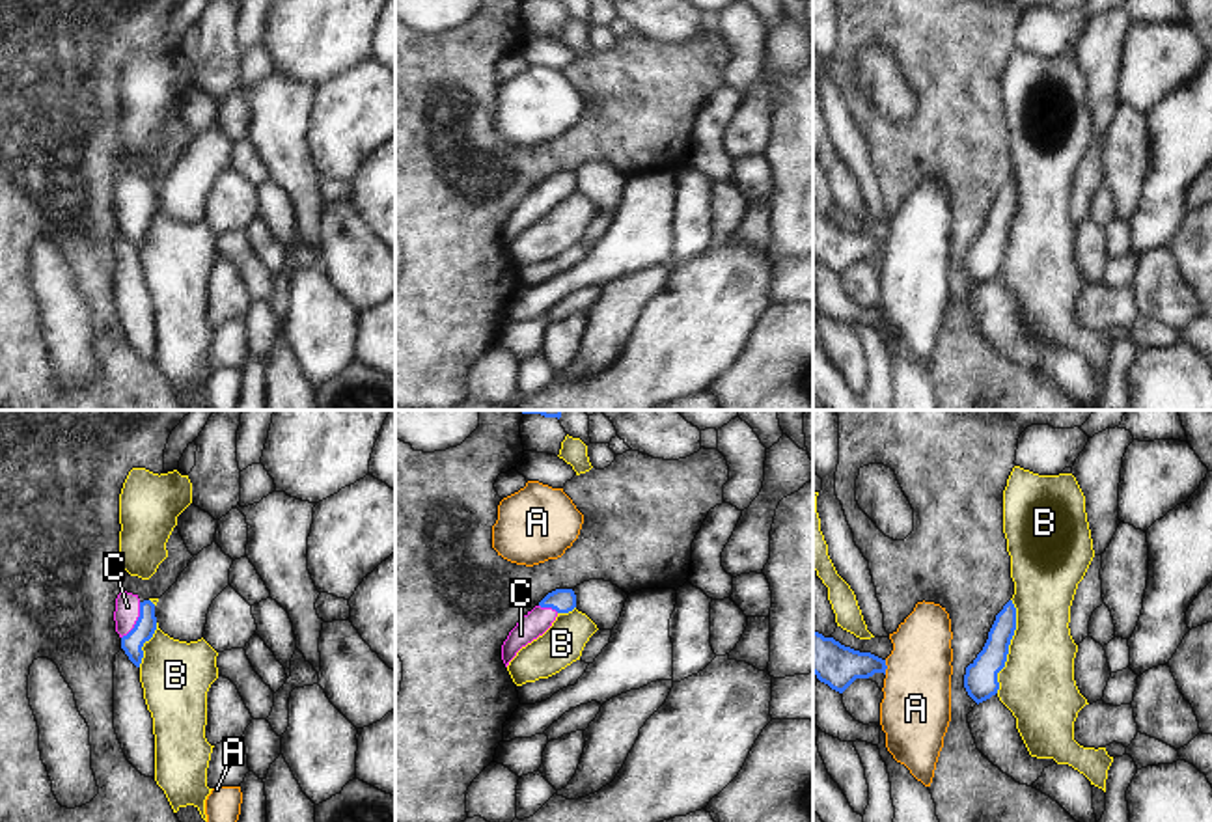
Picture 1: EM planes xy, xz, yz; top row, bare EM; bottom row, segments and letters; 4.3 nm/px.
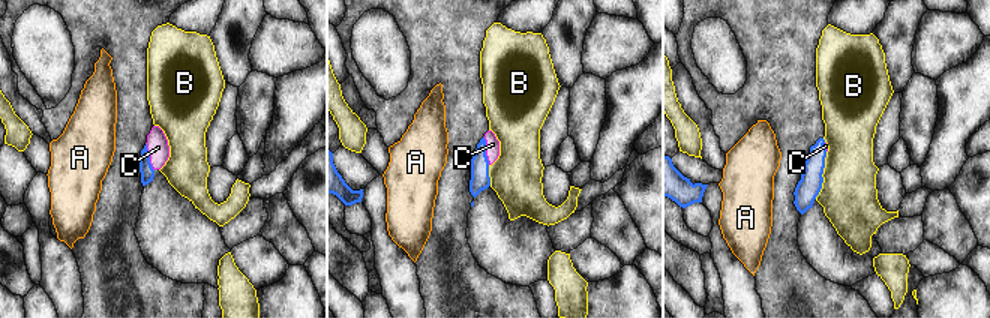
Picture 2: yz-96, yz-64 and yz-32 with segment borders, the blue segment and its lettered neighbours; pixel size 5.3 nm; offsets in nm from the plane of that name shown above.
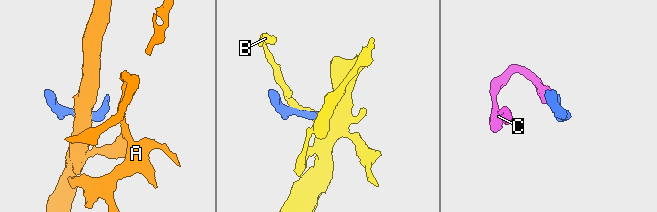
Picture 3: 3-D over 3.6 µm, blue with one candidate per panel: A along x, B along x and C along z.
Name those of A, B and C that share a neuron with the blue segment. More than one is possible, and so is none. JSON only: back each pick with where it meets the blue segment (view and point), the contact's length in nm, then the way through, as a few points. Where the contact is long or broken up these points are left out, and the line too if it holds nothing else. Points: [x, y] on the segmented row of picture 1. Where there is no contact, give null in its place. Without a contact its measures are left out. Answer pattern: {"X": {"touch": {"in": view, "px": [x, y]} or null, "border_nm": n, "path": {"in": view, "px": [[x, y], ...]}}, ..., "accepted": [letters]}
{"C": {"touch": {"in": "xy", "px": [137, 621]}, "border_nm": 180, "path": {"in": "xy", "px": [[146, 625], [137, 621], [127, 606]]}}, "accepted": ["C"]}

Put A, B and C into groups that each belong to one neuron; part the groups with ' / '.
A / B / C

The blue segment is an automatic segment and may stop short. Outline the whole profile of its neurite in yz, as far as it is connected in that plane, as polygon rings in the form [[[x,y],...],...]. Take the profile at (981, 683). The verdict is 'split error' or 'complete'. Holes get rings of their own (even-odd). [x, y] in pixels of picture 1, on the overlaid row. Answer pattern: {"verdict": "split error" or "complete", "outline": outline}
{"verdict": "complete", "outline": [[[1009,600],[996,615],[983,651],[966,667],[964,688],[977,705],[998,693],[998,673],[1005,667],[1014,630],[1016,608],[1012,600]]]}

